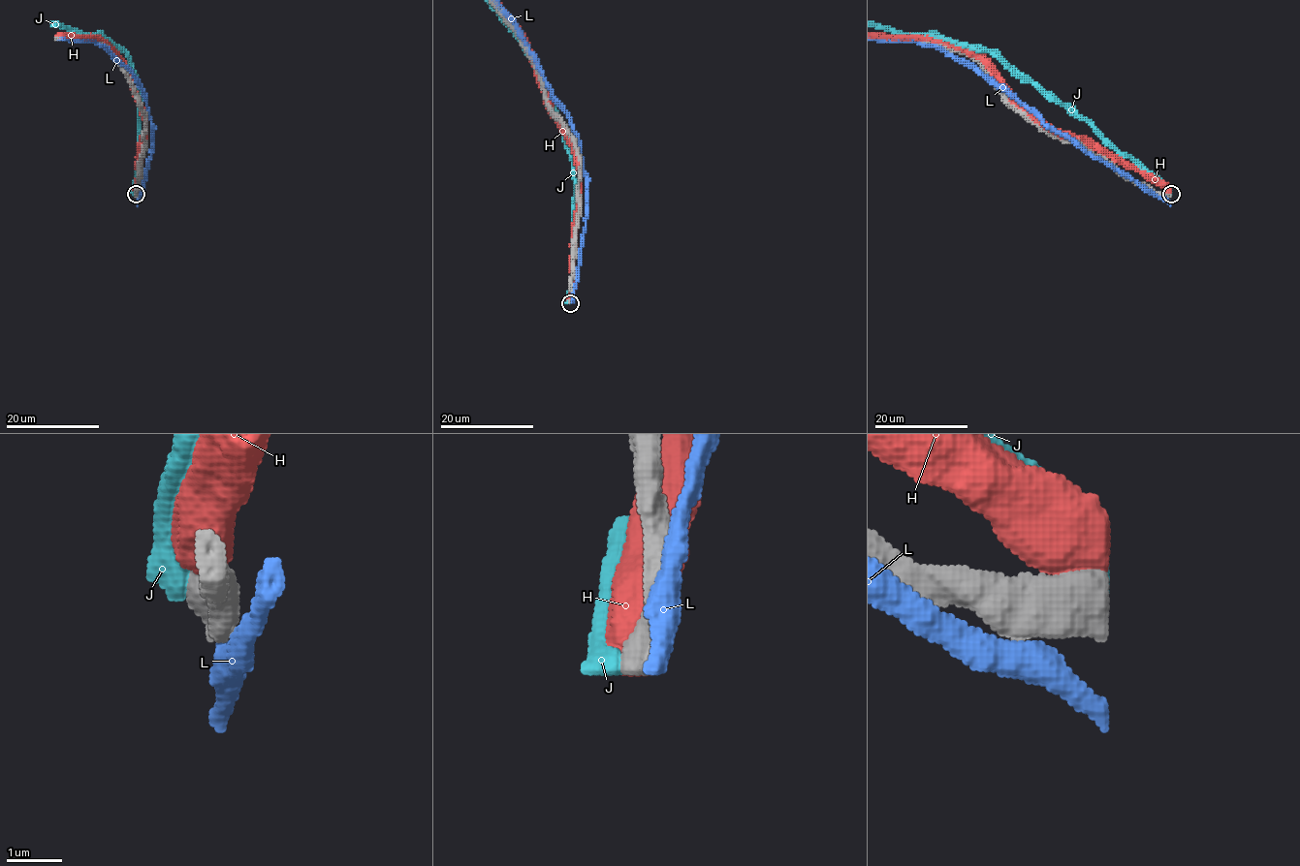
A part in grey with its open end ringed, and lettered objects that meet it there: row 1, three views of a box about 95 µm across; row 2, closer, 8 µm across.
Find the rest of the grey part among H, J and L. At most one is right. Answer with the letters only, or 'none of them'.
none of them

